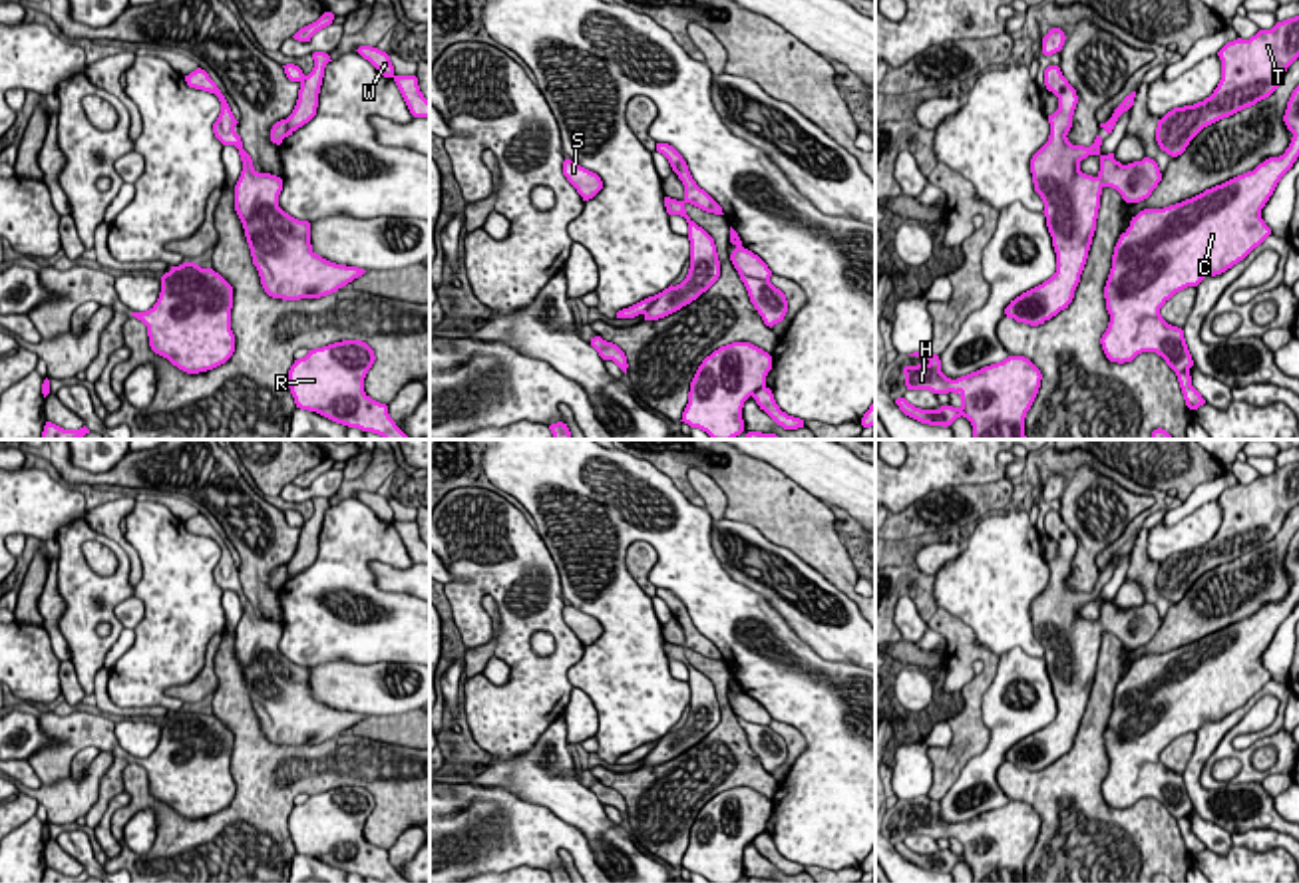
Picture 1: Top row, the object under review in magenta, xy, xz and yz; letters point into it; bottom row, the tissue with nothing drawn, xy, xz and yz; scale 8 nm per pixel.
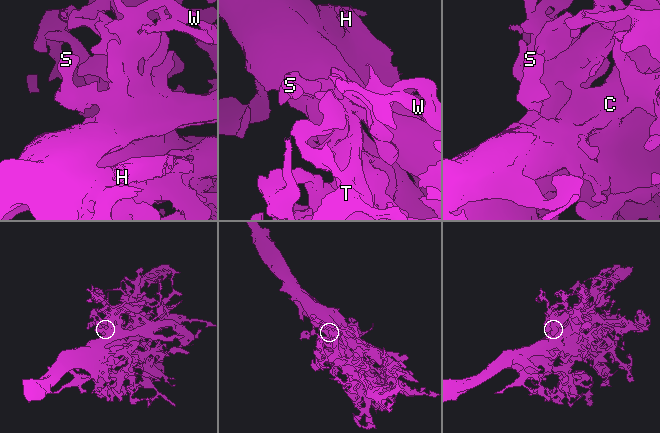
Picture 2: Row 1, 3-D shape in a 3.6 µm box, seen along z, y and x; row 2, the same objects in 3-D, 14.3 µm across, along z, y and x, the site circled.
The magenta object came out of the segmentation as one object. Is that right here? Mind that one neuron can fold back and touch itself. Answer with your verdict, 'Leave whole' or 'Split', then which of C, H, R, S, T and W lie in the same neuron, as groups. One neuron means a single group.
Leave whole. Groups: C H R S T W

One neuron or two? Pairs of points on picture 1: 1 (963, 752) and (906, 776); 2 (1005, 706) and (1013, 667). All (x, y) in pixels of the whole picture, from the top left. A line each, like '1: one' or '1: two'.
1: two
2: one

